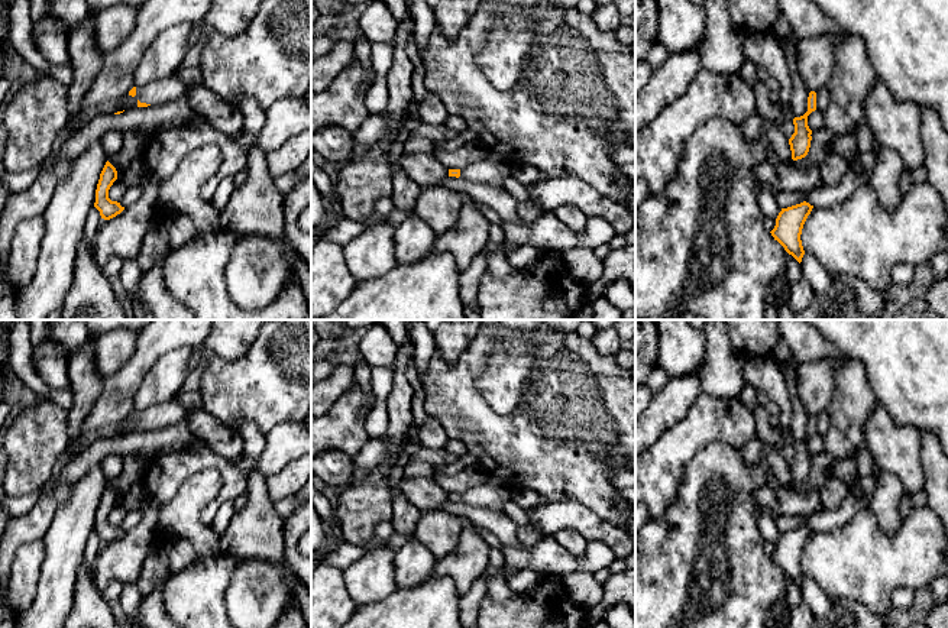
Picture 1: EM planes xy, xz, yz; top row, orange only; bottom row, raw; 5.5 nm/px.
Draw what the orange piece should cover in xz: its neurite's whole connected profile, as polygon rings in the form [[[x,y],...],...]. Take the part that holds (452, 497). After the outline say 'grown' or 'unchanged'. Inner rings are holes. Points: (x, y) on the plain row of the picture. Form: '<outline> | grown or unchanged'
[[[489,476],[486,482],[460,493],[449,493],[449,501],[462,501],[472,506],[502,511],[504,504],[511,499],[512,489],[502,480]]] | grown

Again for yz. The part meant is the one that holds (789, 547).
[[[806,525],[787,532],[782,532],[776,543],[776,550],[770,556],[774,564],[777,564],[784,572],[784,574],[799,587],[805,579],[800,559],[812,532],[813,530]]] | unchanged

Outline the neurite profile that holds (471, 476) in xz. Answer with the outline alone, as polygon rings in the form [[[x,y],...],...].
[[[466,466],[456,475],[434,475],[437,485],[447,493],[463,493],[488,480],[486,472],[479,466]]]

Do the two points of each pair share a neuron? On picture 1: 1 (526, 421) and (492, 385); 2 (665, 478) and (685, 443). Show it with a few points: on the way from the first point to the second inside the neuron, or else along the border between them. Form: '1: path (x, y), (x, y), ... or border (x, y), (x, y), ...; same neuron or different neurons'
1: border (528, 376), (510, 413), (498, 414), (484, 400); different neurons
2: path (662, 469), (676, 452); same neuron

